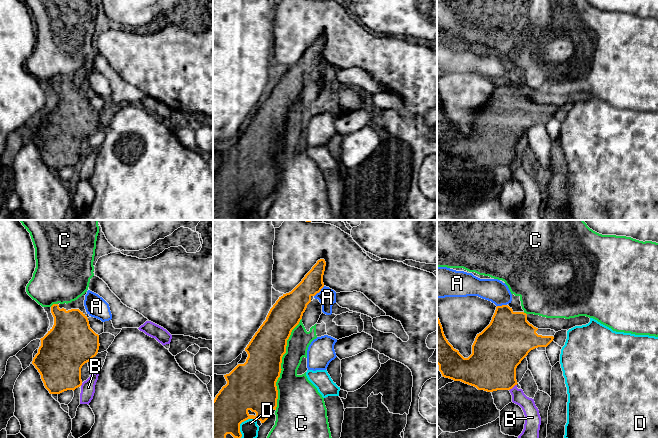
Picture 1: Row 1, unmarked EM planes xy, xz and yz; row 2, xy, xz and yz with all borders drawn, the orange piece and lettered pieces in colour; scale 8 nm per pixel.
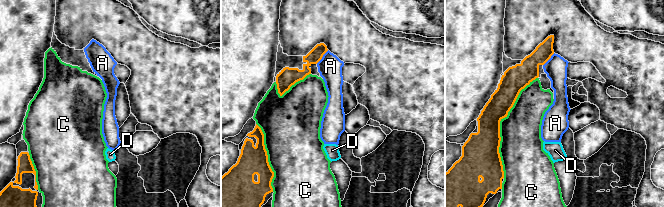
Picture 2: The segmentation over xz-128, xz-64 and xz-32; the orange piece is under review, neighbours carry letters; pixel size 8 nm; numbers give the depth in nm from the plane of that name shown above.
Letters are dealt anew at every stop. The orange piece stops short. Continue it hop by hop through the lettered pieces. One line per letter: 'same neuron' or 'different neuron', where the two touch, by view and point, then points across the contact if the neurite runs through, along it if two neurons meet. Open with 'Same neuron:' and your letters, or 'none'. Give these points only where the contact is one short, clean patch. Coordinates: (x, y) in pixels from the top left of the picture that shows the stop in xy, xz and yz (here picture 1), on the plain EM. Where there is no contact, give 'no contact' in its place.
Same neuron: none
A: different neuron | xz (319, 67) | along xz (324, 62), (314, 72)
B: different neuron | yz (512, 163)
C: different neuron | xz (280, 140)
D: different neuron | xz (240, 199)

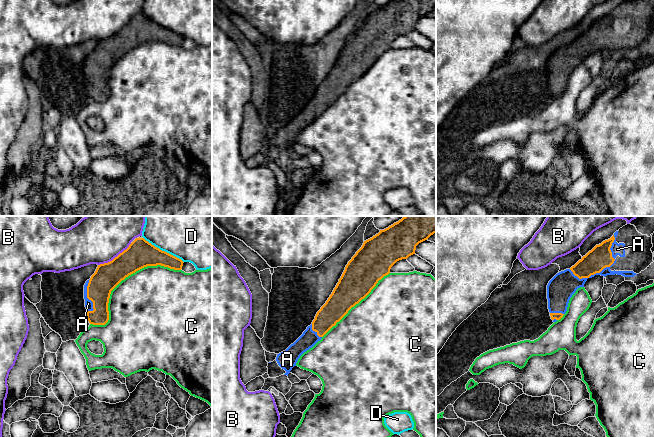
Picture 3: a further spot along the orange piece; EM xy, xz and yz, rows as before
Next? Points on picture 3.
Same neuron: A
A: same neuron | yz (606, 42)
B: different neuron | xy (115, 33)
C: different neuron | xy (122, 55)
D: different neuron | xy (163, 27)

